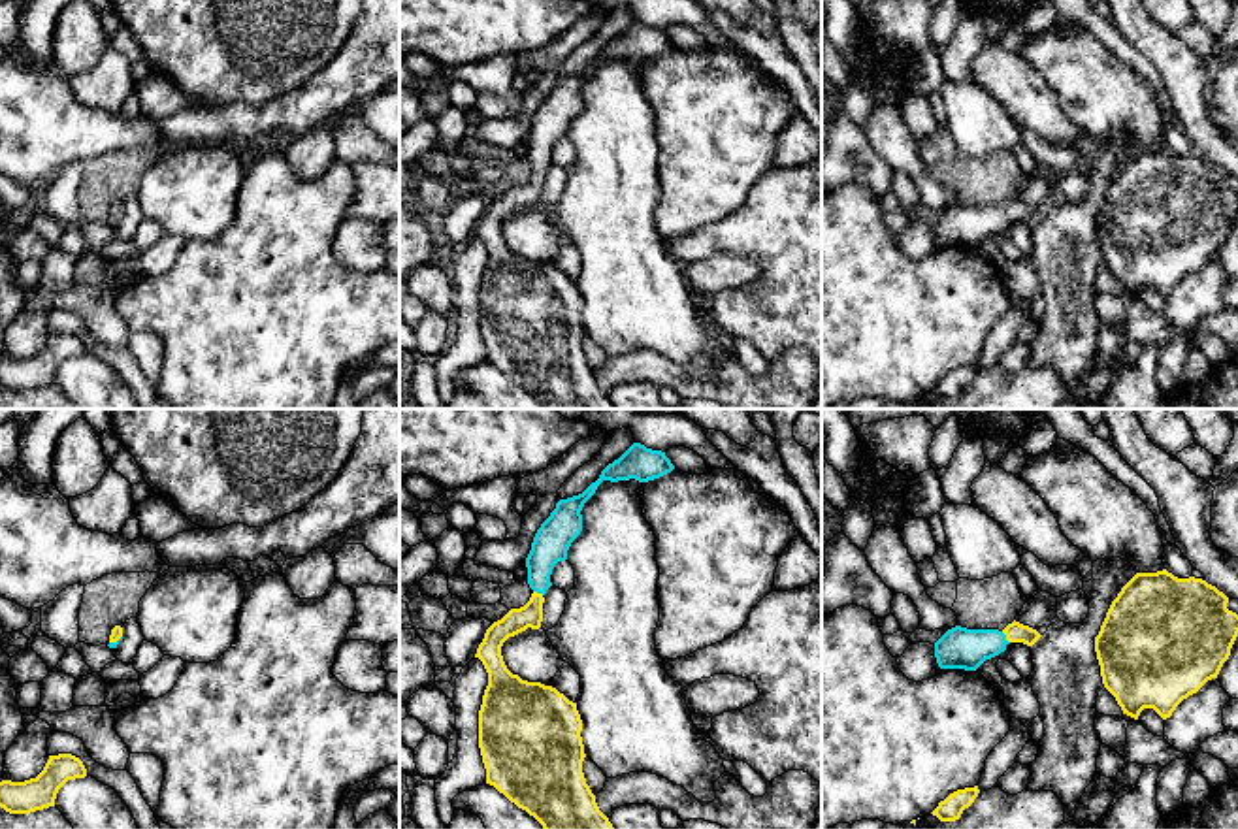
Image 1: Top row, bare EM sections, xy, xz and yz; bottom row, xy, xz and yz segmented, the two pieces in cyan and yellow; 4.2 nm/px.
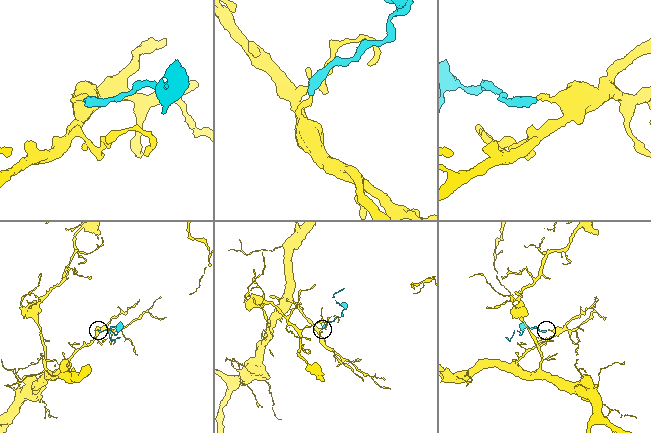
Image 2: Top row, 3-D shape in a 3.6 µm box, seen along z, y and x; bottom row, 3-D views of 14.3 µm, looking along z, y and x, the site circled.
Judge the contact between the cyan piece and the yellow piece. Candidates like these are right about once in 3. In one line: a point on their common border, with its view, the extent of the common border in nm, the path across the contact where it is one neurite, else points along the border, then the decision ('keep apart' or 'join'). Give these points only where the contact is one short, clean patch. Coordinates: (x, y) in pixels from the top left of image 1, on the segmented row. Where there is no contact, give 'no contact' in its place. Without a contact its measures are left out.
meets cyan in yz at (1005, 637); contact 60 nm long; runs through yz (965, 649), (1005, 637), (1014, 632); join

